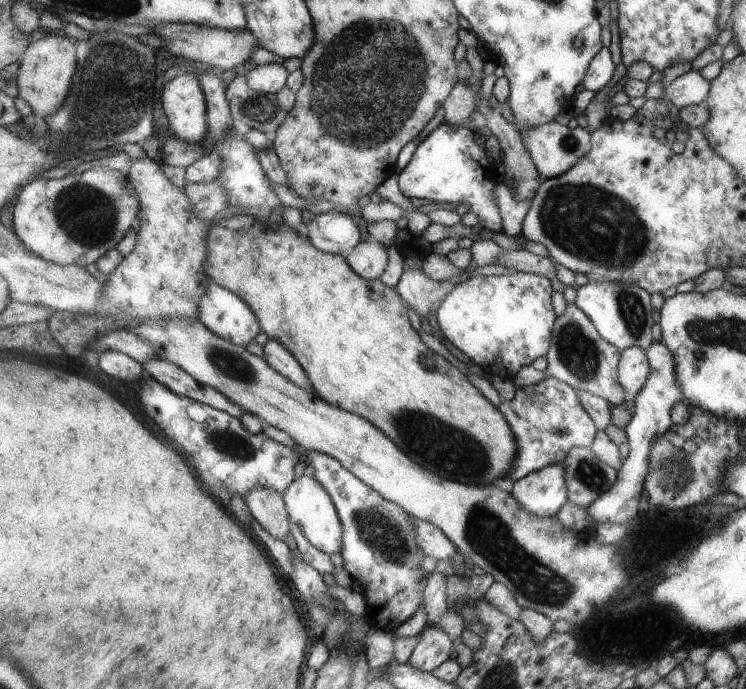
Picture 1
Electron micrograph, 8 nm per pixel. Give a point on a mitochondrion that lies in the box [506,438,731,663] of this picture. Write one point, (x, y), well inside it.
(671, 466)

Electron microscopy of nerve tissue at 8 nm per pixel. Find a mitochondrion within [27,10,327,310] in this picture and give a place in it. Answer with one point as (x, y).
(87, 121)

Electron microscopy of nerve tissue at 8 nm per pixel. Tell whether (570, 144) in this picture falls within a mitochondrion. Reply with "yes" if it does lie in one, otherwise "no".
yes

